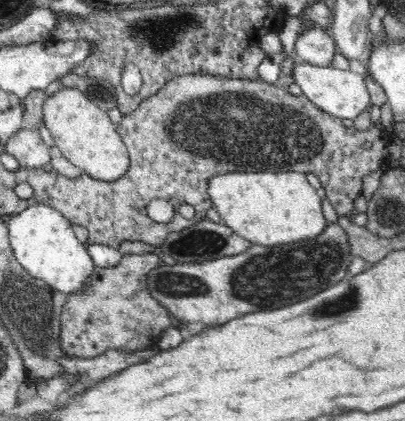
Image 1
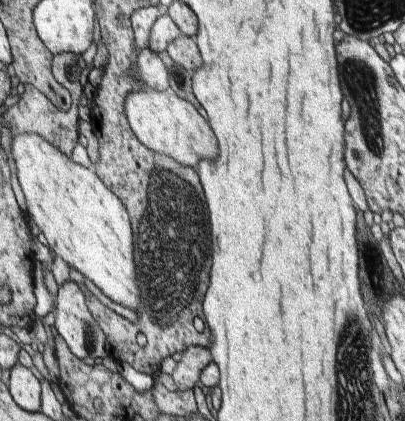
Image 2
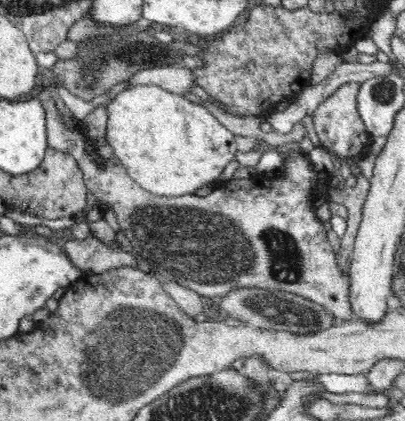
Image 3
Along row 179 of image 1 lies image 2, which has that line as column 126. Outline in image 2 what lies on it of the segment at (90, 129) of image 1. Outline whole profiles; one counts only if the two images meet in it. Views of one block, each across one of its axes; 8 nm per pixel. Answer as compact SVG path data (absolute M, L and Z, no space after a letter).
M141 86L141 90L129 92L125 96L123 104L125 104L127 122L133 130L133 134L137 136L137 140L141 144L145 144L145 148L167 154L173 160L177 160L179 164L191 166L191 168L197 166L199 160L209 160L209 158L217 156L215 132L209 126L209 122L199 116L197 108L191 102L179 98L169 88L165 92L159 92L155 88Z

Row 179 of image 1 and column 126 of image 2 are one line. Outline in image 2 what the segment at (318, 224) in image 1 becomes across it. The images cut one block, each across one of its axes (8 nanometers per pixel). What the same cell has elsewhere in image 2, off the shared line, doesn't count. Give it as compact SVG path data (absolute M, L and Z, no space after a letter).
M39 134L11 136L9 148L25 196L25 216L37 224L49 250L89 278L109 300L135 310L139 290L131 222L117 194L105 186L93 168L75 164Z

